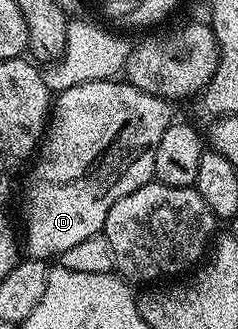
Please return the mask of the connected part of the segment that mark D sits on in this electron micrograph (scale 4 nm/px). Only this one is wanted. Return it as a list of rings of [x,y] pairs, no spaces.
[[[125,80],[81,82],[80,84],[76,84],[76,88],[68,88],[67,90],[61,91],[53,99],[52,109],[46,123],[46,129],[42,135],[42,141],[36,151],[36,157],[29,167],[29,170],[31,170],[30,175],[26,178],[26,187],[22,190],[22,226],[26,229],[24,250],[29,257],[54,260],[59,255],[68,252],[70,248],[75,248],[81,241],[88,240],[94,235],[101,235],[103,233],[106,224],[106,213],[112,208],[112,204],[116,200],[120,200],[124,196],[136,192],[136,188],[148,184],[154,178],[156,144],[160,144],[160,136],[164,136],[164,132],[170,127],[170,123],[175,121],[176,114],[174,114],[174,106],[175,103],[171,99],[161,98],[155,94],[137,90],[131,82]]]

